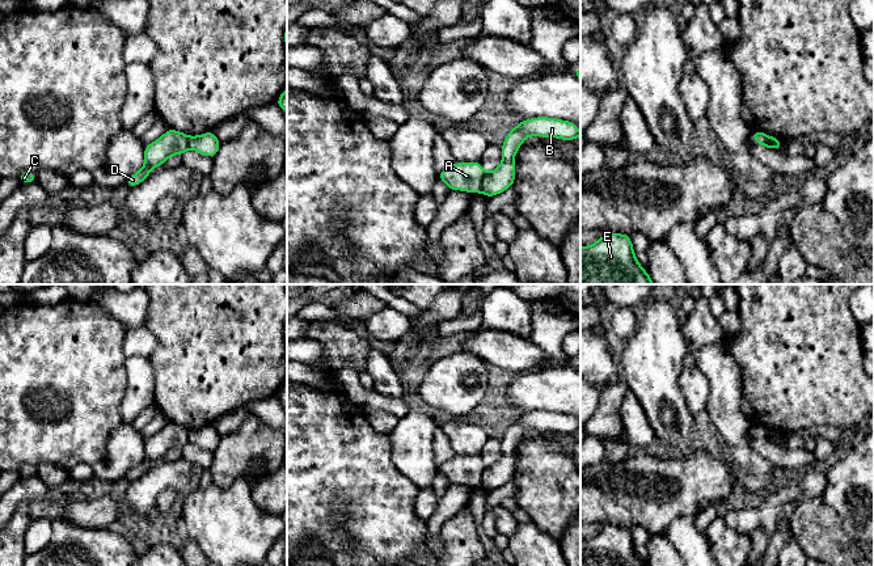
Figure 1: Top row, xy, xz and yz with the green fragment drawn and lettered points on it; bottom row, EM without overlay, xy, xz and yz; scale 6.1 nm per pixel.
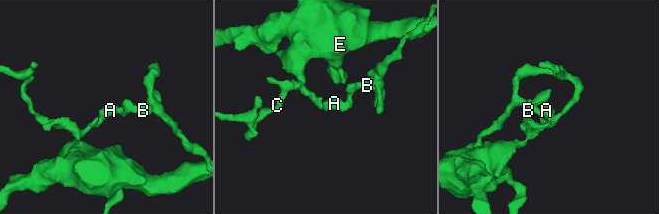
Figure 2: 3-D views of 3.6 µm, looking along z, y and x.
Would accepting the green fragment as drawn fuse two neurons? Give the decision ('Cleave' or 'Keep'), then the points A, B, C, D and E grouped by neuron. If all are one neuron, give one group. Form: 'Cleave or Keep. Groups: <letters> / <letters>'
Cleave. Groups: A C D E / B

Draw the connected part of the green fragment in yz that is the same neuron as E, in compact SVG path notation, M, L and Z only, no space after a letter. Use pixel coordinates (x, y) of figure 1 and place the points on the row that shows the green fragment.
M607 232L590 246L580 246L580 284L655 284L638 263L629 235Z

